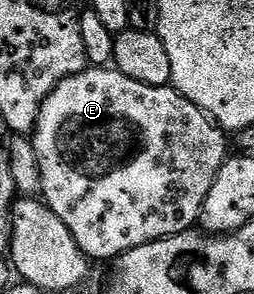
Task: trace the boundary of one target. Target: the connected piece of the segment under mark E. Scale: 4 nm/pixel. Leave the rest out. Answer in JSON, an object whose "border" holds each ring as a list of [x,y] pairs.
{"border":[[[89,65],[77,75],[59,81],[59,85],[55,85],[55,89],[45,98],[39,109],[37,123],[31,132],[32,139],[33,159],[39,165],[41,174],[40,198],[53,210],[55,217],[59,217],[63,225],[67,225],[67,229],[71,231],[71,237],[75,237],[75,245],[90,261],[96,261],[96,259],[113,261],[125,251],[135,249],[139,245],[147,245],[151,241],[159,241],[163,237],[171,237],[196,228],[201,218],[203,201],[207,201],[207,193],[211,193],[211,185],[215,185],[215,177],[227,158],[226,132],[222,131],[204,111],[199,110],[191,101],[187,101],[187,97],[174,91],[172,86],[152,87],[143,85],[139,81],[131,81],[131,77],[119,73],[112,66]]]}

